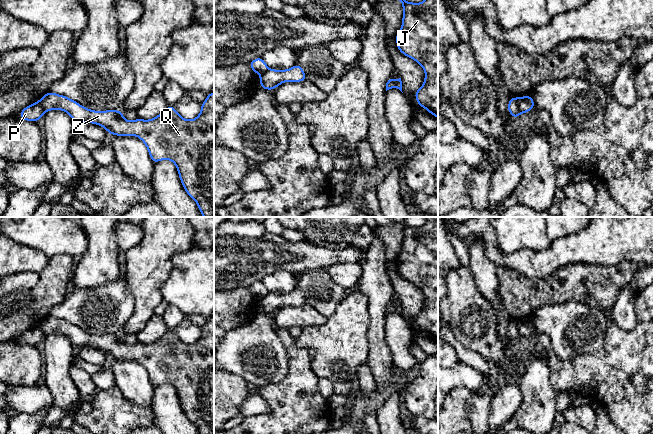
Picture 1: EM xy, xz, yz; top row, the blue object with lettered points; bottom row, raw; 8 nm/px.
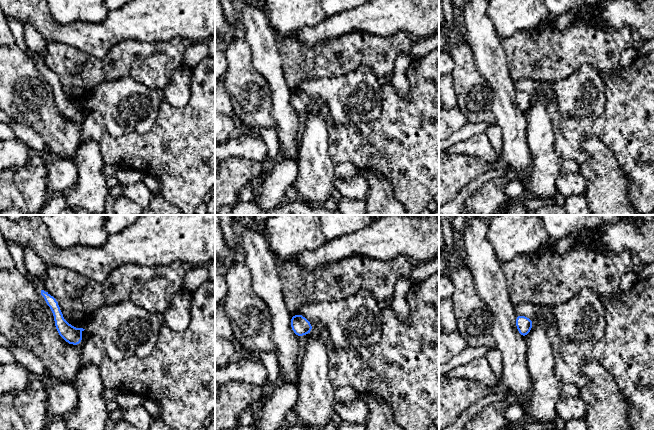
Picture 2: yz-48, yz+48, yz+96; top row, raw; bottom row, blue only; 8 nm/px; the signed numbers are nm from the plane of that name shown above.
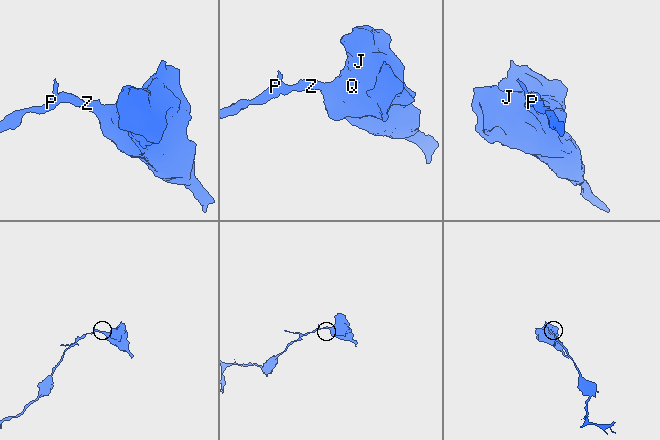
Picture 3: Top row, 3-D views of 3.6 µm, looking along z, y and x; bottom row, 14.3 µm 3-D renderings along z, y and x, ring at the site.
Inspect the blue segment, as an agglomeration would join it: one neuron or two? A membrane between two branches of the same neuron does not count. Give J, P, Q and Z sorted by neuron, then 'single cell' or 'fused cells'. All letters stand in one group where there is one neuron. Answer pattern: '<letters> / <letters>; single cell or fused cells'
J Q Z / P; fused cells

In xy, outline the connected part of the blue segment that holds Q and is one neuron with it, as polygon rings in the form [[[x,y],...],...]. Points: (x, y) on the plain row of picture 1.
[[[53,316],[43,319],[39,325],[44,336],[55,333],[65,335],[74,346],[100,349],[110,359],[137,360],[146,369],[154,387],[167,383],[175,388],[183,412],[197,427],[199,434],[214,434],[214,317],[207,318],[200,338],[192,344],[184,343],[174,330],[168,330],[149,344],[137,342],[128,345],[120,334],[90,334],[69,321]]]

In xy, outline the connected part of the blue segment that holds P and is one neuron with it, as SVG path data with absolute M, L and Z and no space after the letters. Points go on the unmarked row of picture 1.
M40 325L35 326L29 330L23 332L19 340L22 344L37 346L44 339L44 334L40 328Z

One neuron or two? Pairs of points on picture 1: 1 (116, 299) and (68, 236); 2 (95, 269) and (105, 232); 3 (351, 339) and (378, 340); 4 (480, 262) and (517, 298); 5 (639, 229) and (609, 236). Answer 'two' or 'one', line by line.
1: two
2: one
3: two
4: two
5: one

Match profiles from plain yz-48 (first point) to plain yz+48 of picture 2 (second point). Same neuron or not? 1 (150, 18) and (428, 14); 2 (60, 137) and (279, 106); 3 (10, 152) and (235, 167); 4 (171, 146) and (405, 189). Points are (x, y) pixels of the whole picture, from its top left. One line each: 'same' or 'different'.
1: same
2: different
3: different
4: same

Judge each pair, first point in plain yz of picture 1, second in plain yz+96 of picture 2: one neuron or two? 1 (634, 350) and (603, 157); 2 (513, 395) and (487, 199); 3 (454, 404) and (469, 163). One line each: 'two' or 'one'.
1: two
2: one
3: one

